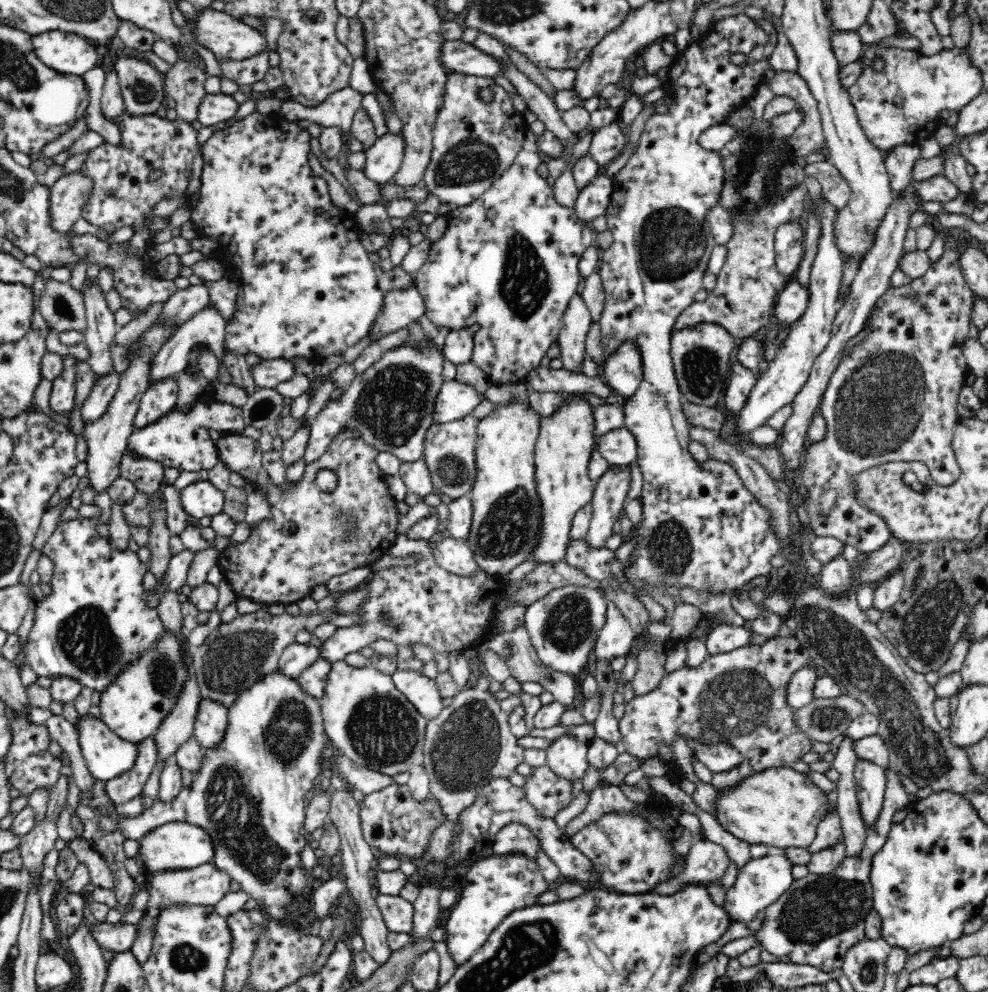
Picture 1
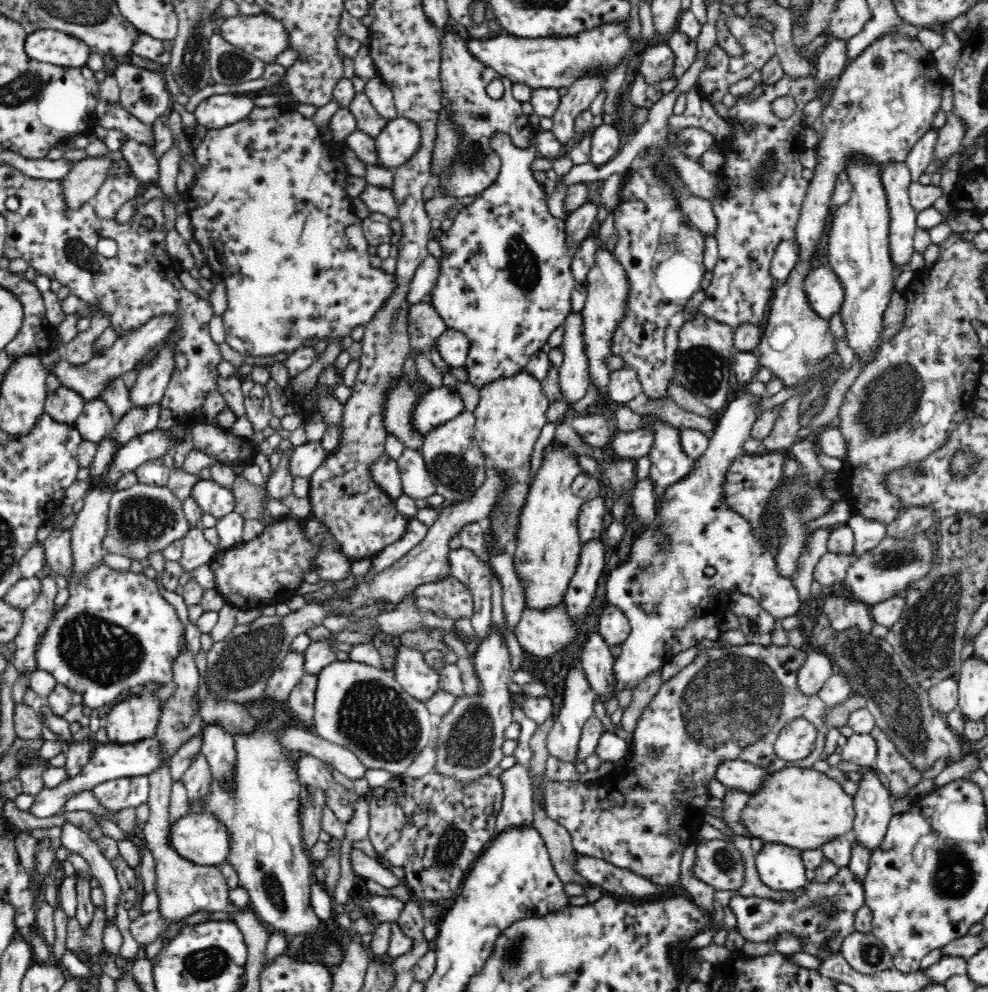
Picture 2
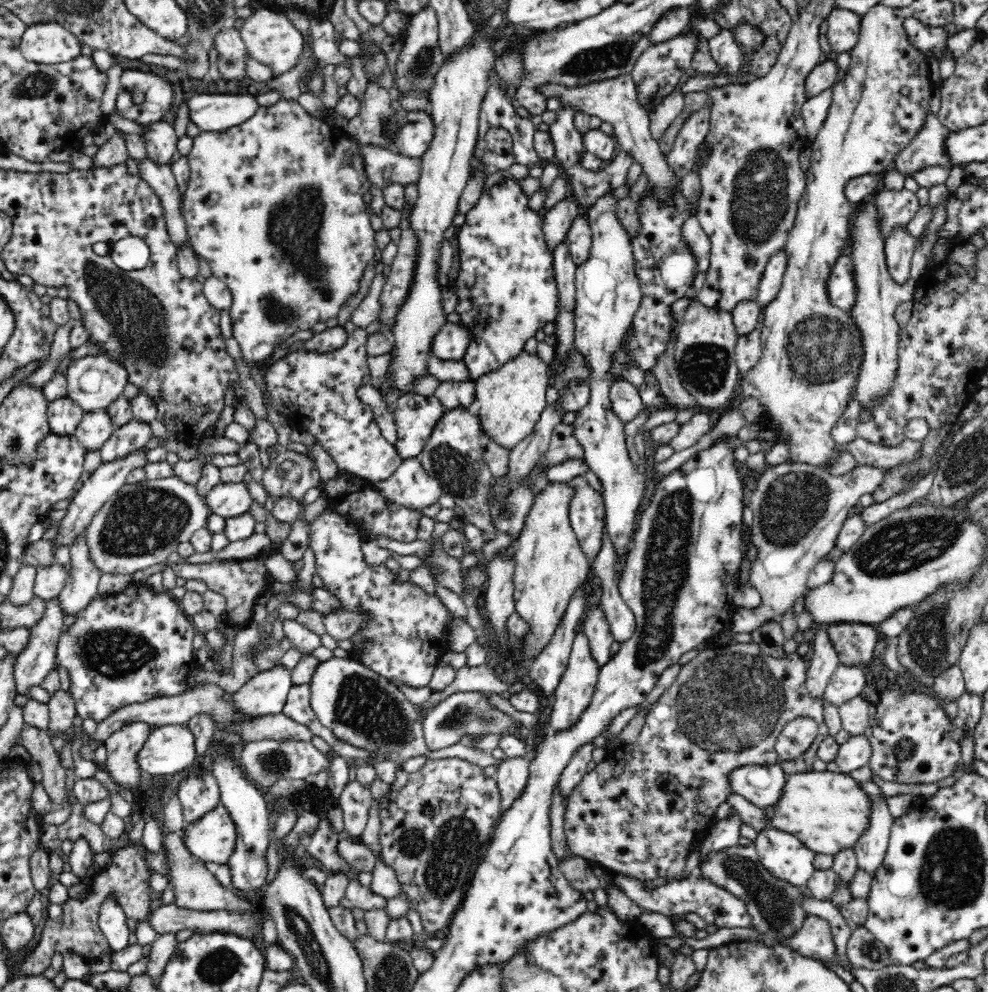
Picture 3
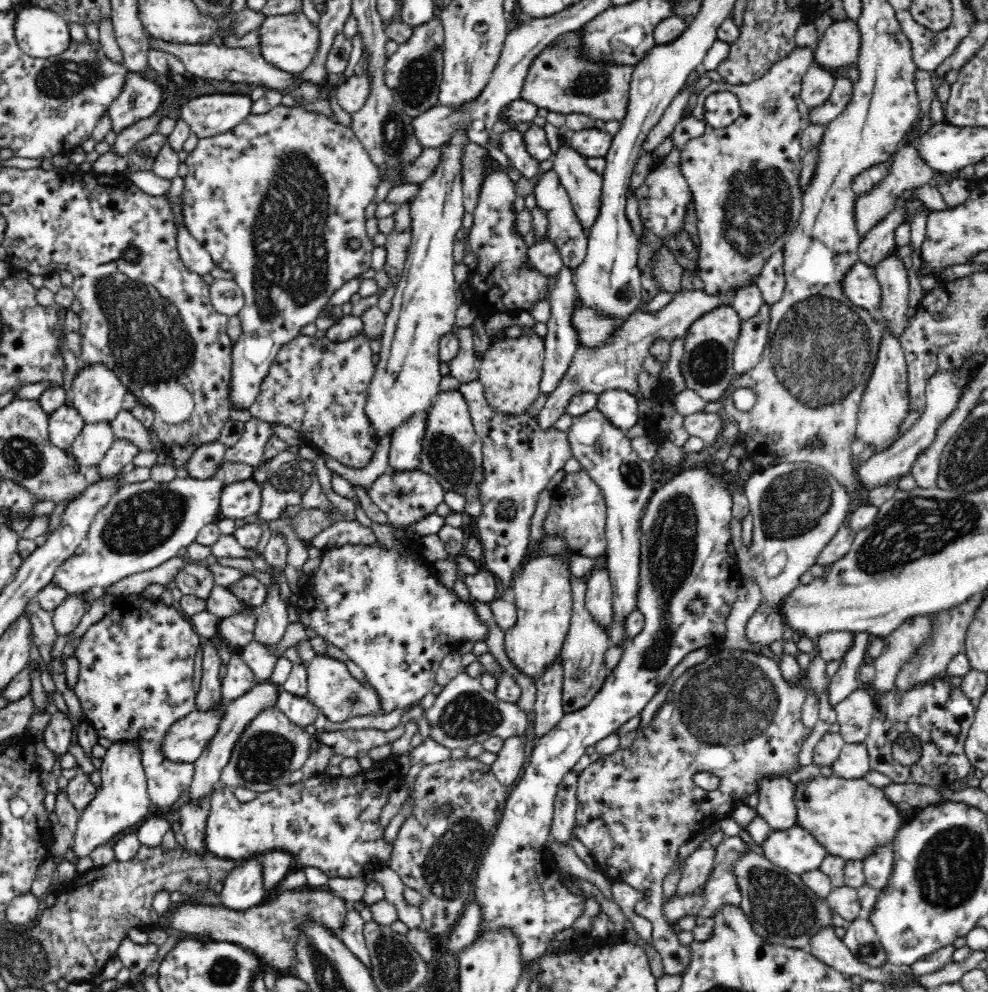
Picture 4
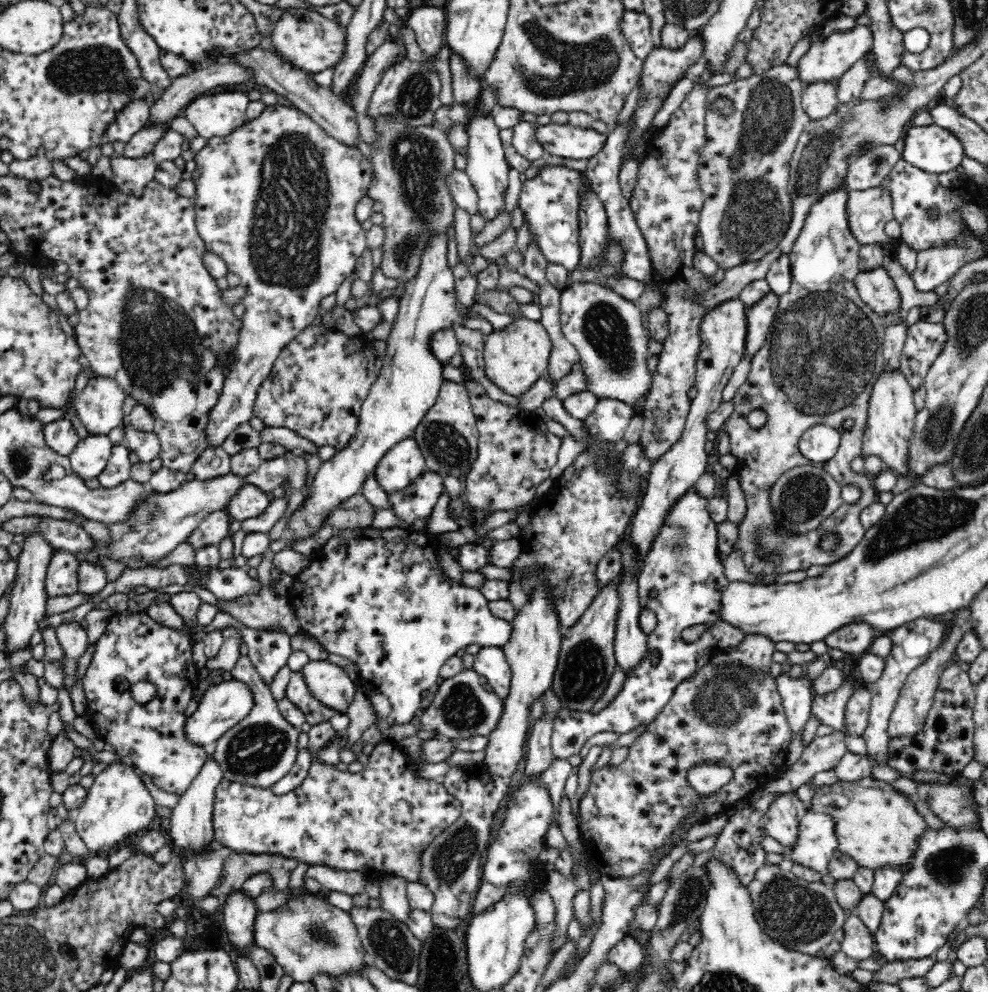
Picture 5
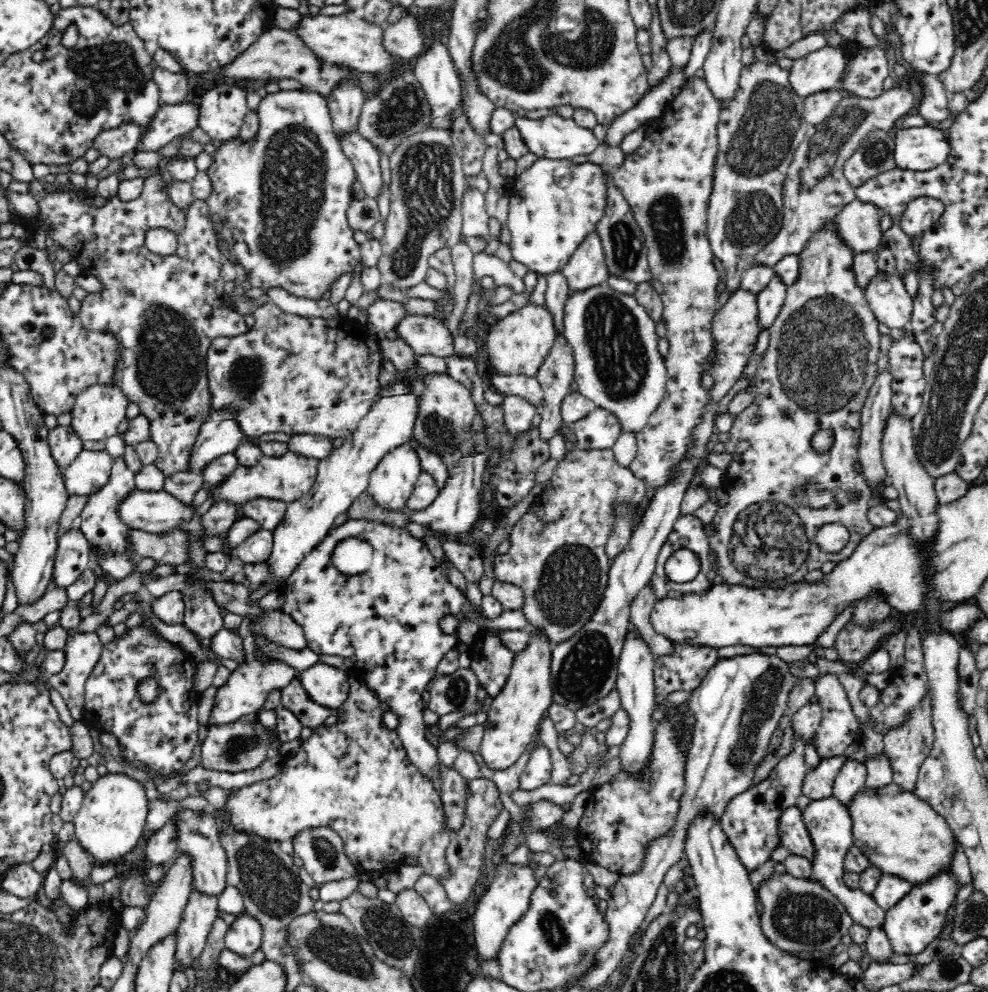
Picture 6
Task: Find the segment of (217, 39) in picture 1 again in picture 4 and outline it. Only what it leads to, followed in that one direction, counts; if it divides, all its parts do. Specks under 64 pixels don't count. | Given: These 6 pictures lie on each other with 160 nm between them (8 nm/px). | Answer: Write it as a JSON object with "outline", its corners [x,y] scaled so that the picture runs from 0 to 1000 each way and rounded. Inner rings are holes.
{"outline":[[[306,11],[299,14],[270,16],[259,30],[263,30],[265,40],[259,50],[264,53],[270,65],[281,69],[284,73],[302,76],[316,64],[316,58],[322,55],[320,46],[322,27],[316,26]]]}

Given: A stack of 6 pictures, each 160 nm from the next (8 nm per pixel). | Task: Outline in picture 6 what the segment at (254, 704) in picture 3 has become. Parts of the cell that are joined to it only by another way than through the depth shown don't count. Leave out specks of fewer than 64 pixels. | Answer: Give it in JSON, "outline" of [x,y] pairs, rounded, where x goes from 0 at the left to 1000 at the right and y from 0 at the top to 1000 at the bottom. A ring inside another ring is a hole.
{"outline":[[[186,817],[176,826],[176,836],[178,836],[178,850],[180,850],[180,860],[190,862],[192,866],[192,876],[194,876],[195,891],[204,901],[218,901],[230,893],[230,859],[225,853],[224,845],[220,838],[218,825],[211,818],[202,819],[206,823],[199,822],[196,818]]]}

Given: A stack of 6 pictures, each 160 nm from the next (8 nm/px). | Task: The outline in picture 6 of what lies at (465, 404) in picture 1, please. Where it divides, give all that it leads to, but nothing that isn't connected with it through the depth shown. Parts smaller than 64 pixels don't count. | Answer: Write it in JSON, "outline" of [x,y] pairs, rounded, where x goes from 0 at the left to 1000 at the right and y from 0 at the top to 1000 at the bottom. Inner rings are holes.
{"outline":[[[411,444],[389,459],[381,469],[373,482],[371,497],[383,510],[405,516],[411,511],[411,504],[427,475],[425,461],[418,447]]]}

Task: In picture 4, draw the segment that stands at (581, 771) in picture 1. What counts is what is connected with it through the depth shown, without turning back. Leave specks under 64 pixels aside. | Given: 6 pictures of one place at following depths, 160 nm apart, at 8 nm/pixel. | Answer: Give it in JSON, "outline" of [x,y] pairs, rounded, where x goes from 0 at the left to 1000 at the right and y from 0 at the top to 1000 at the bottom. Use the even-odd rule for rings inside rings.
{"outline":[[[579,581],[579,623],[576,636],[573,638],[568,660],[571,666],[571,685],[569,698],[569,717],[571,720],[583,718],[599,708],[599,704],[611,691],[617,676],[611,669],[611,657],[615,655],[617,641],[595,618],[592,612],[593,586],[588,581]]]}

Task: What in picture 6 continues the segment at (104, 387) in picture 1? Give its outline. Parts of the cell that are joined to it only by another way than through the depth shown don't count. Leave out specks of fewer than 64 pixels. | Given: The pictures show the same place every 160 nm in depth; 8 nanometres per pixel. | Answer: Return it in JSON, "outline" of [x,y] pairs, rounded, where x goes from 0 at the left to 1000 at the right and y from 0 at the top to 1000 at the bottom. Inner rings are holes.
{"outline":[[[87,454],[83,456],[66,472],[63,473],[64,485],[70,498],[85,500],[101,494],[111,480],[113,460],[103,454]]]}

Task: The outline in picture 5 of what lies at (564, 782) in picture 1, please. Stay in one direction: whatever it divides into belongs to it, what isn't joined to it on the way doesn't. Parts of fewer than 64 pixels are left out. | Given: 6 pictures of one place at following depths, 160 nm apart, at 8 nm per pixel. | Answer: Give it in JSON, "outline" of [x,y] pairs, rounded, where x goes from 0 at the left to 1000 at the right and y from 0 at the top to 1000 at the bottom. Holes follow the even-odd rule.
{"outline":[[[719,667],[713,672],[710,672],[702,680],[698,681],[695,685],[692,685],[689,690],[686,690],[680,698],[678,706],[676,706],[674,712],[668,716],[668,720],[664,722],[664,725],[660,727],[655,735],[637,752],[637,758],[630,770],[617,770],[603,774],[598,780],[597,791],[594,793],[591,801],[586,806],[587,811],[587,824],[586,824],[586,838],[587,848],[590,851],[592,857],[592,865],[599,871],[599,873],[607,879],[608,882],[617,885],[632,885],[643,884],[650,880],[658,880],[667,872],[669,866],[675,861],[678,861],[679,857],[683,853],[685,843],[692,838],[696,841],[699,835],[706,831],[706,829],[714,829],[721,822],[735,822],[738,824],[741,818],[741,811],[745,808],[759,804],[766,796],[773,795],[775,789],[785,784],[789,778],[789,775],[795,771],[796,760],[803,745],[803,738],[796,722],[793,706],[788,696],[786,695],[786,685],[778,679],[779,675],[775,678],[765,678],[761,674],[757,674],[755,670],[745,670],[745,667],[740,667],[739,670],[723,670]],[[713,769],[727,769],[727,771],[733,771],[733,773],[739,773],[741,775],[741,786],[734,790],[721,800],[715,800],[710,802],[705,796],[700,794],[700,791],[695,785],[696,777],[704,771],[712,771]]]}

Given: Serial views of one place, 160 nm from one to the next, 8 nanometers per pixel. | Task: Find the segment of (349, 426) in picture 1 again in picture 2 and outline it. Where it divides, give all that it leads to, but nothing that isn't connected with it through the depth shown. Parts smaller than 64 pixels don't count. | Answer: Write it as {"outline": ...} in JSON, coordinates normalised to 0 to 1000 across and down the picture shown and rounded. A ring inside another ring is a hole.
{"outline":[[[410,375],[397,380],[399,383],[391,391],[391,401],[387,405],[387,425],[391,440],[403,442],[411,453],[425,455],[429,448],[429,439],[418,430],[418,415],[426,399],[435,390],[428,387],[427,380],[411,379]],[[312,444],[307,449],[297,452],[293,466],[294,478],[297,478],[298,481],[313,482],[316,476],[330,464],[330,460],[332,457],[326,451],[325,444]]]}

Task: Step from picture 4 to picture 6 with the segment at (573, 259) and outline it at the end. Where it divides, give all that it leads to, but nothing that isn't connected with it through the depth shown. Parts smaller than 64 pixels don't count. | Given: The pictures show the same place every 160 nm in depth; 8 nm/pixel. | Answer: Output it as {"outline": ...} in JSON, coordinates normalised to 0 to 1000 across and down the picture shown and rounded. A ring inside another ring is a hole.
{"outline":[[[546,159],[523,180],[515,182],[513,197],[515,200],[514,232],[517,236],[515,249],[519,261],[528,264],[535,273],[559,275],[568,273],[578,261],[581,253],[591,240],[604,230],[607,218],[613,209],[613,178],[605,165],[580,165],[577,160],[561,161]]]}

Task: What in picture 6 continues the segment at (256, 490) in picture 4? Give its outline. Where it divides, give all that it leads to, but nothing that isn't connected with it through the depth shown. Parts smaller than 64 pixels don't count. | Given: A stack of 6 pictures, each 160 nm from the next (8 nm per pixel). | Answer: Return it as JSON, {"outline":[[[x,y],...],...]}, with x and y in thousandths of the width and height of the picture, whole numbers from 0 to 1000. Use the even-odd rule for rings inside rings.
{"outline":[[[259,502],[242,509],[243,521],[260,524],[264,533],[275,536],[287,524],[290,507],[286,504]]]}

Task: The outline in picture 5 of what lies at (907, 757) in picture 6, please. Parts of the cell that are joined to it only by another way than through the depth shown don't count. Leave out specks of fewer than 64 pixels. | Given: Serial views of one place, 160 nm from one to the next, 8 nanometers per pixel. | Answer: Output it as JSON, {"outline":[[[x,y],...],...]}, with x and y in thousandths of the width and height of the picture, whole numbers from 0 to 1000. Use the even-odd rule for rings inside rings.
{"outline":[[[980,612],[967,616],[960,623],[962,627],[959,627],[955,643],[949,649],[949,653],[945,653],[939,659],[937,667],[931,669],[926,675],[921,677],[917,688],[915,688],[914,694],[911,695],[909,706],[907,706],[906,713],[900,724],[900,742],[923,742],[929,736],[933,736],[933,732],[935,732],[937,726],[937,720],[939,720],[941,710],[943,710],[943,704],[945,704],[945,698],[949,695],[951,681],[957,673],[961,673],[967,667],[966,661],[972,644],[977,640],[977,637],[984,634],[984,617]]]}

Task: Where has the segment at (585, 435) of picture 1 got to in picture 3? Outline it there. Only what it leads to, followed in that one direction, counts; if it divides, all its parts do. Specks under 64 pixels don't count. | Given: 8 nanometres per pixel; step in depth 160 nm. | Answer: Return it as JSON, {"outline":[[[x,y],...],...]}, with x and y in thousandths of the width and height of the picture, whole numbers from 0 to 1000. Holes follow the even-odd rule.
{"outline":[[[555,484],[551,492],[540,496],[538,510],[530,522],[529,532],[524,543],[517,548],[518,561],[521,565],[521,577],[519,578],[521,615],[525,621],[528,621],[535,630],[535,642],[531,643],[528,657],[531,663],[541,664],[548,658],[548,655],[557,647],[563,631],[572,621],[578,602],[594,583],[597,575],[597,568],[593,561],[583,537],[579,533],[576,516],[577,507],[582,501],[582,492],[573,486],[561,486]]]}

